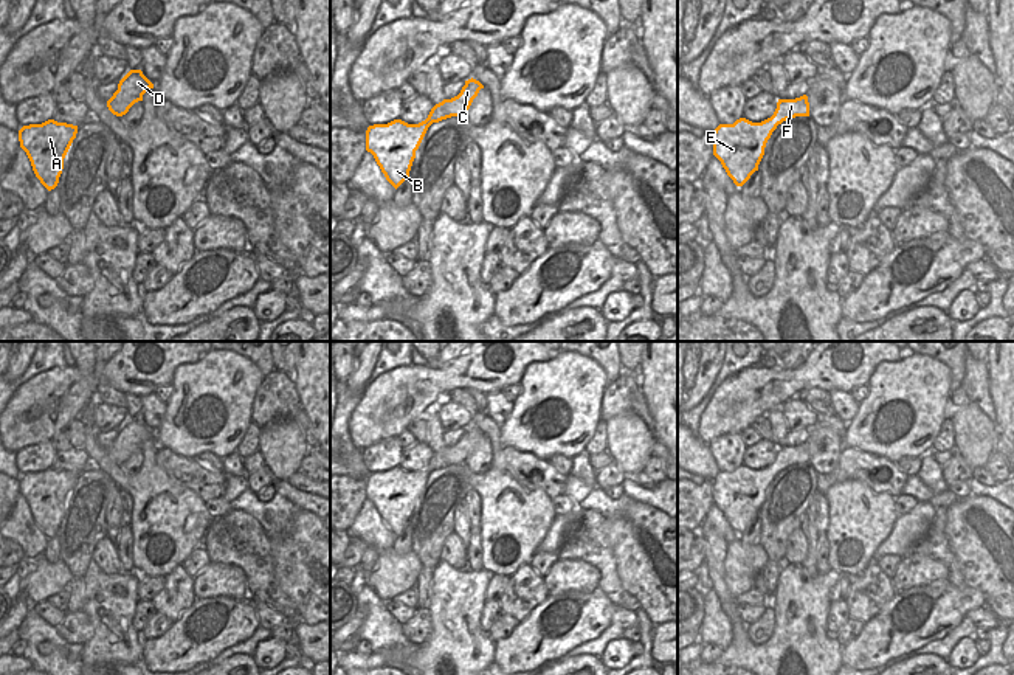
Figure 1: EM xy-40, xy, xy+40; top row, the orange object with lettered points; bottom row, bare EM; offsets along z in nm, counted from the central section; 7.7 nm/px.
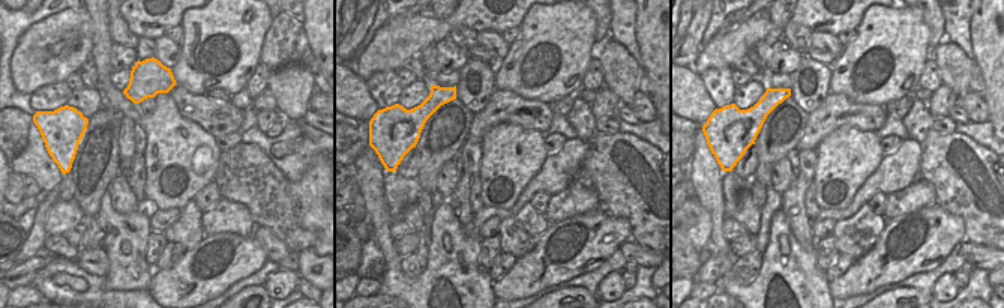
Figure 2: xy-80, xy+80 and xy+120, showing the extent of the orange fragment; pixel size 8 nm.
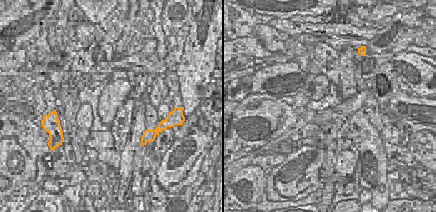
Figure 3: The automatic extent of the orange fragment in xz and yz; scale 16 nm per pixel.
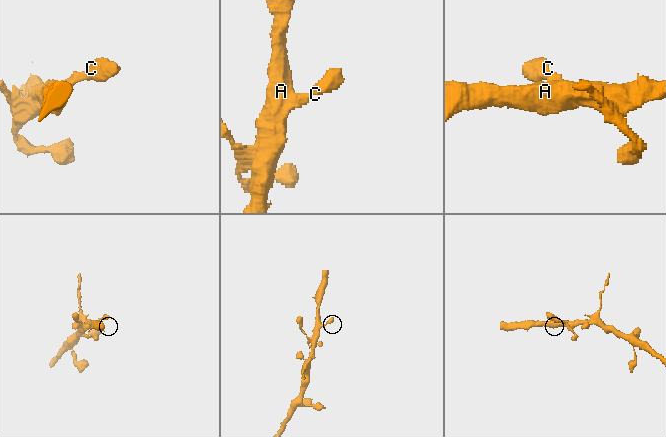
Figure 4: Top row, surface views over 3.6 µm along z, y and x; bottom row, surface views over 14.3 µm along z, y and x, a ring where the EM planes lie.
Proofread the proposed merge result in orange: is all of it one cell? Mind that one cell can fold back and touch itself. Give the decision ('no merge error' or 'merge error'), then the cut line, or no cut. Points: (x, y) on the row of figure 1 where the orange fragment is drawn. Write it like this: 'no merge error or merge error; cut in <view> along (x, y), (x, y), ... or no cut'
no merge error; no cut

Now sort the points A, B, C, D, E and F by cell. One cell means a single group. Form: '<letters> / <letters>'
A B C D E F

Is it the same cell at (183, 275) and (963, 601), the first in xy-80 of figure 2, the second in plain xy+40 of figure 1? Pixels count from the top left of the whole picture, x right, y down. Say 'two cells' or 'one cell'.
one cell

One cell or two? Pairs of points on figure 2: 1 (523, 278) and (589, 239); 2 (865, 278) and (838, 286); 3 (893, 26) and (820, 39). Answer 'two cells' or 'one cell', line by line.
1: one cell
2: one cell
3: two cells

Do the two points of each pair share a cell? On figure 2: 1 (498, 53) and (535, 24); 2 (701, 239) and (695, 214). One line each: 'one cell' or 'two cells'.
1: two cells
2: one cell

